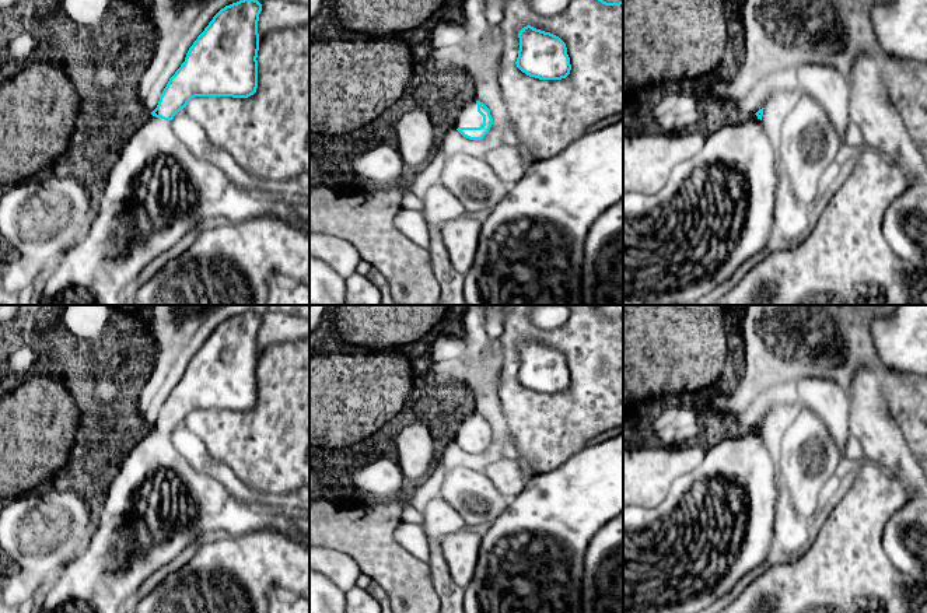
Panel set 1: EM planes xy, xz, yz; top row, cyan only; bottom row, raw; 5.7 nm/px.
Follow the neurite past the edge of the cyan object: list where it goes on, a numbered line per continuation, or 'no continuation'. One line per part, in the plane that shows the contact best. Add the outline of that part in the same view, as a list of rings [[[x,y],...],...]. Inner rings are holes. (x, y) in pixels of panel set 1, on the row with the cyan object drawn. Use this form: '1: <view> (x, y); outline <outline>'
1: xz (468, 116); outline [[[464,102],[455,116],[454,127],[480,127],[482,125],[483,116],[478,112],[478,102]]]

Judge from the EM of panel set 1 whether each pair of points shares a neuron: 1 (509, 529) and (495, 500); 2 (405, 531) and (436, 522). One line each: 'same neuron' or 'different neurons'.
1: different neurons
2: different neurons

